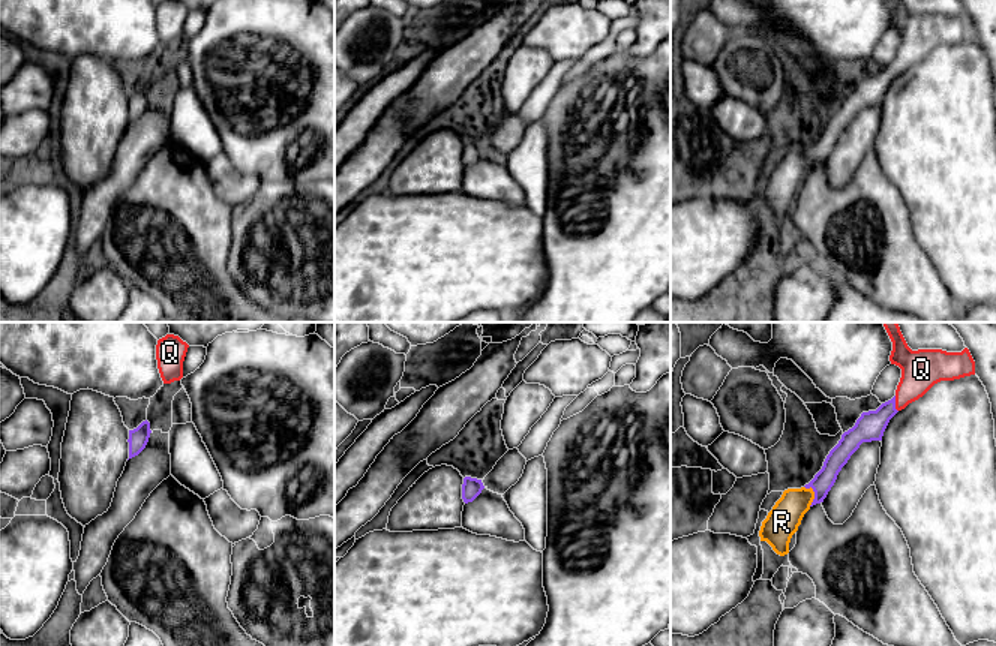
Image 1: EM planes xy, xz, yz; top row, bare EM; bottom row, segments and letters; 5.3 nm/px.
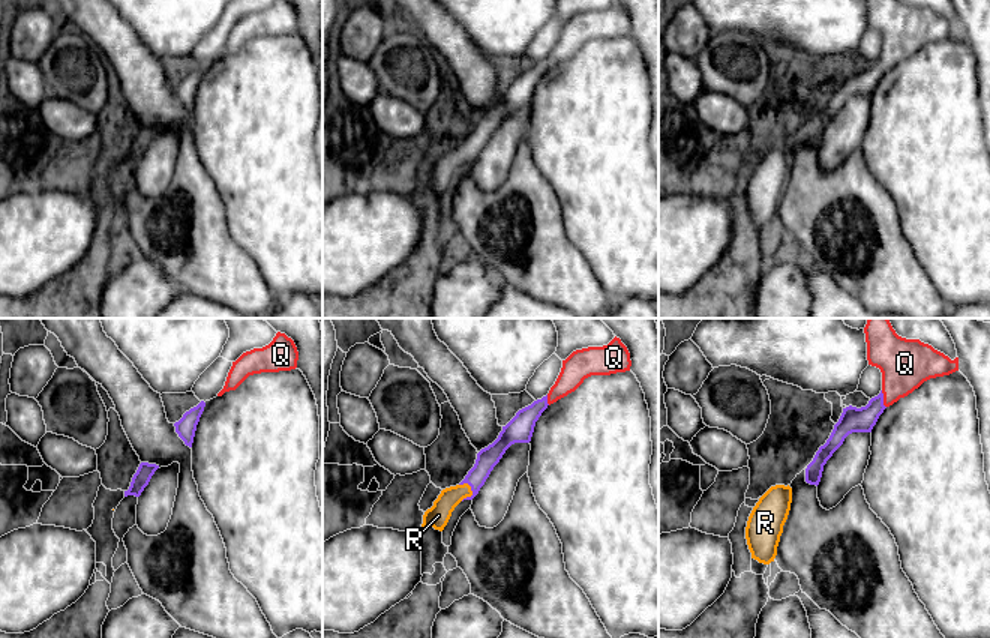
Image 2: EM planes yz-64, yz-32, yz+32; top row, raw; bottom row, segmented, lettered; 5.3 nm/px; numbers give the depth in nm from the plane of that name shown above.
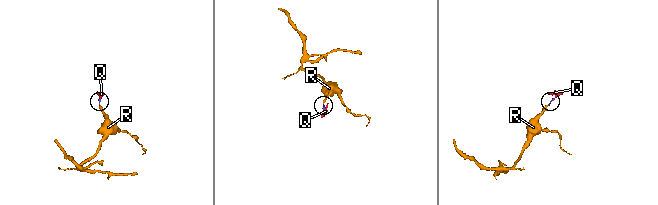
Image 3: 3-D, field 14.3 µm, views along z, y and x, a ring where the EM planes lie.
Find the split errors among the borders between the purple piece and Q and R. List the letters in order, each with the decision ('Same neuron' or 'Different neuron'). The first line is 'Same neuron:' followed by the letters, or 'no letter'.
Same neuron: Q, R
Q: Same neuron
R: Same neuron

